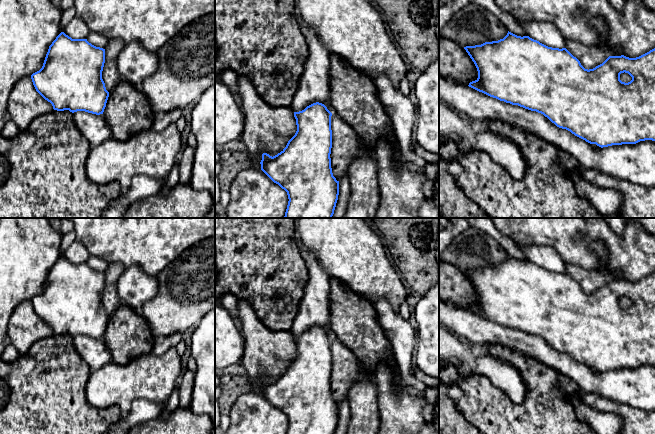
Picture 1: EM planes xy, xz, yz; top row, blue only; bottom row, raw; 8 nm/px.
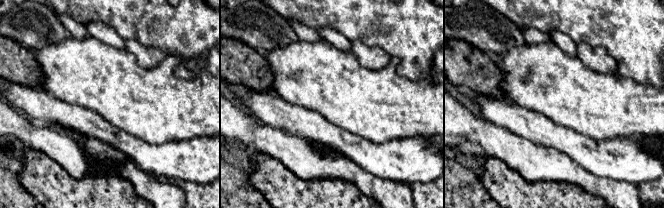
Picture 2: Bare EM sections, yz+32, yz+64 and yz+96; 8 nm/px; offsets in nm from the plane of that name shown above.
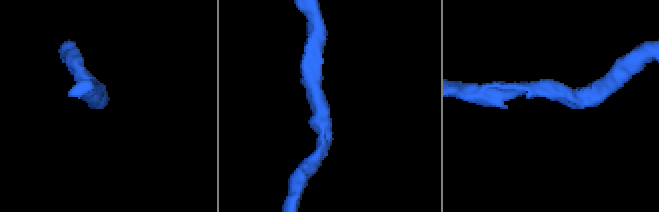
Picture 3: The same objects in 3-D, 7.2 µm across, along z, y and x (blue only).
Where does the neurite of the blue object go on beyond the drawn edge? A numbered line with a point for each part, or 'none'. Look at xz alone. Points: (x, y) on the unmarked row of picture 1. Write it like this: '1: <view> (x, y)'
1: xz (314, 310)

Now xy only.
1: xy (94, 352)

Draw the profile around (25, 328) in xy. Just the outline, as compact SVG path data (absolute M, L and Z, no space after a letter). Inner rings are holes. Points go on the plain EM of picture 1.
M29 300L14 309L7 328L7 337L20 355L25 354L35 342L53 334L52 328L36 315Z

